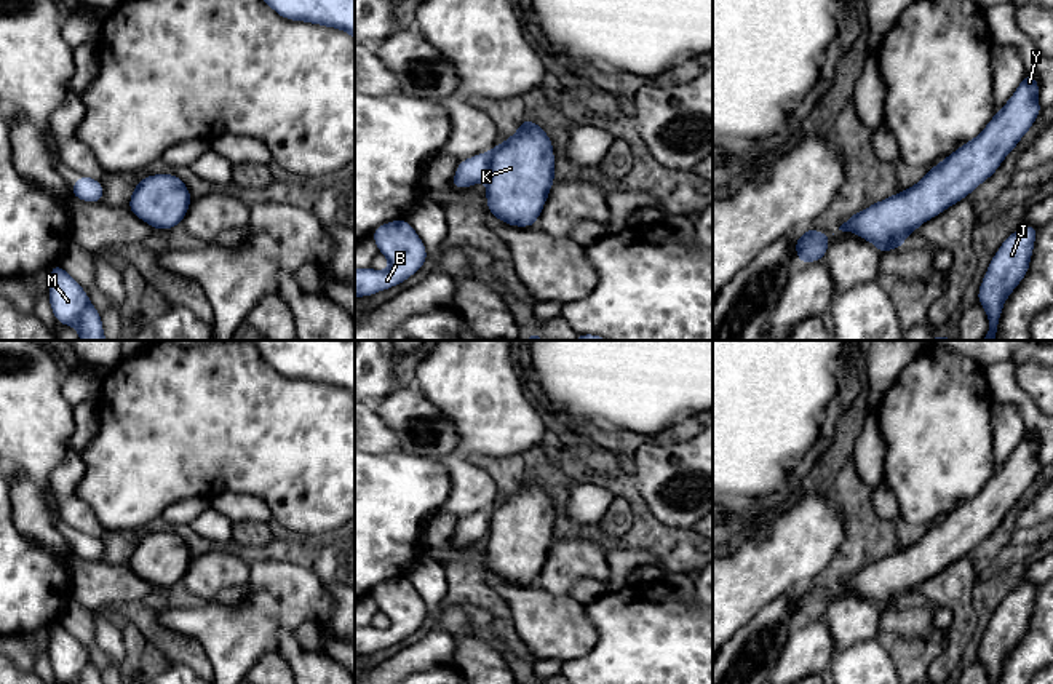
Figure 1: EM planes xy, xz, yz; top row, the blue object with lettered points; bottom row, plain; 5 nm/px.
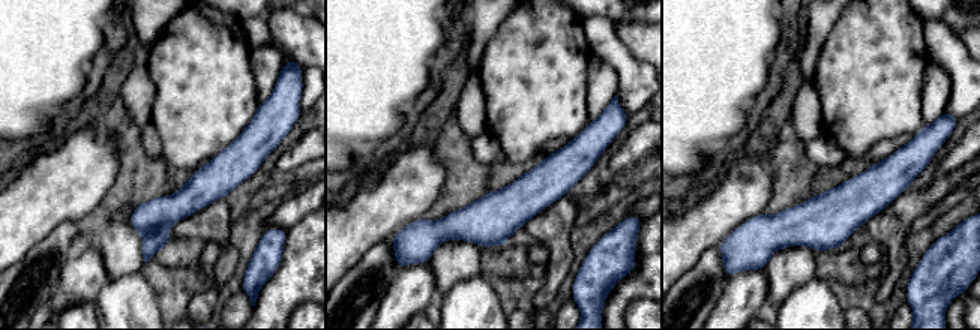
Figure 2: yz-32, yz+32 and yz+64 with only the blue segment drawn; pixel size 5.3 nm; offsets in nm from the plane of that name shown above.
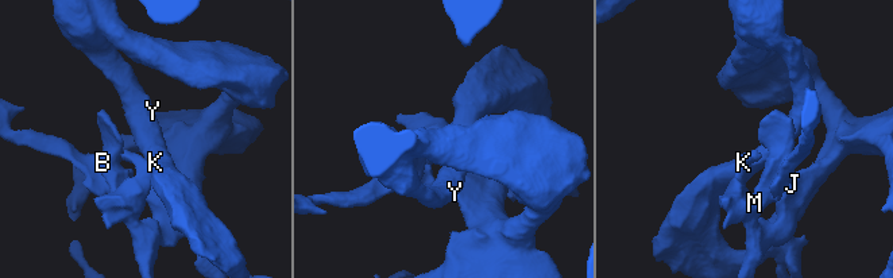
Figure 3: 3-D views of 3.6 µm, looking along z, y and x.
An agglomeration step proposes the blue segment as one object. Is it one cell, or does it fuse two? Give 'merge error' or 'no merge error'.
no merge error

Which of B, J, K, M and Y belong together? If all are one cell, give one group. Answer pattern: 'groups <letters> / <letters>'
groups B J K M Y

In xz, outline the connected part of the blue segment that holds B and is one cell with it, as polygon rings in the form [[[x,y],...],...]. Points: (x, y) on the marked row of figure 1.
[[[404,217],[376,227],[371,237],[390,265],[383,272],[372,267],[355,268],[355,297],[399,286],[417,273],[428,257],[423,241]]]

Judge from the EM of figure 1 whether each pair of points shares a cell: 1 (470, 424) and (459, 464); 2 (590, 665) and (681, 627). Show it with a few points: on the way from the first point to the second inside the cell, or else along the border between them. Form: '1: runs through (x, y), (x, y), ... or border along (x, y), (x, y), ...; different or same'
1: border along (456, 453), (468, 461); different
2: runs through (612, 665), (647, 659), (659, 649); same

